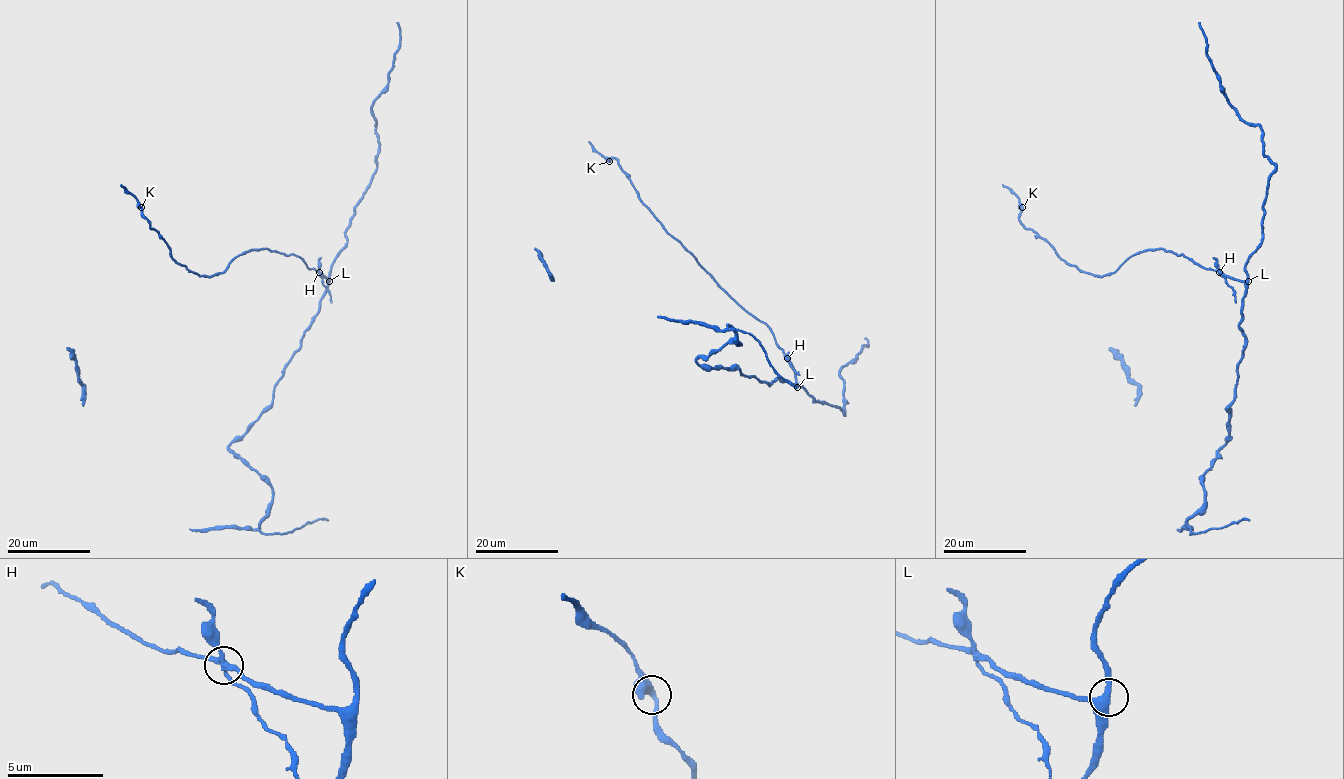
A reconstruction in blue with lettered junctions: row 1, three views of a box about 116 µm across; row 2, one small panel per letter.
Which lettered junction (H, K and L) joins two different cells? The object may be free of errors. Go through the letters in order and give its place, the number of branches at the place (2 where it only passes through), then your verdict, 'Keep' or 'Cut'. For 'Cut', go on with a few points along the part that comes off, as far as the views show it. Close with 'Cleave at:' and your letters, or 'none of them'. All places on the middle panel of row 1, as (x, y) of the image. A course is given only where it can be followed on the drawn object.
H: Place: (787, 358). Branches: 4. Cut. Course of the part to remove: (787, 358), (799, 374)
K: Place: (609, 161). Branches: 3. Keep
L: Place: (797, 387). Branches: 3. Keep
Cleave at: H

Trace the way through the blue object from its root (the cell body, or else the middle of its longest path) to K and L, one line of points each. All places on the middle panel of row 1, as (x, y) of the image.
K: (793, 368), (770, 329), (742, 309), (640, 199), (618, 161), (615, 158), (609, 161)
L: (793, 368), (797, 387)

